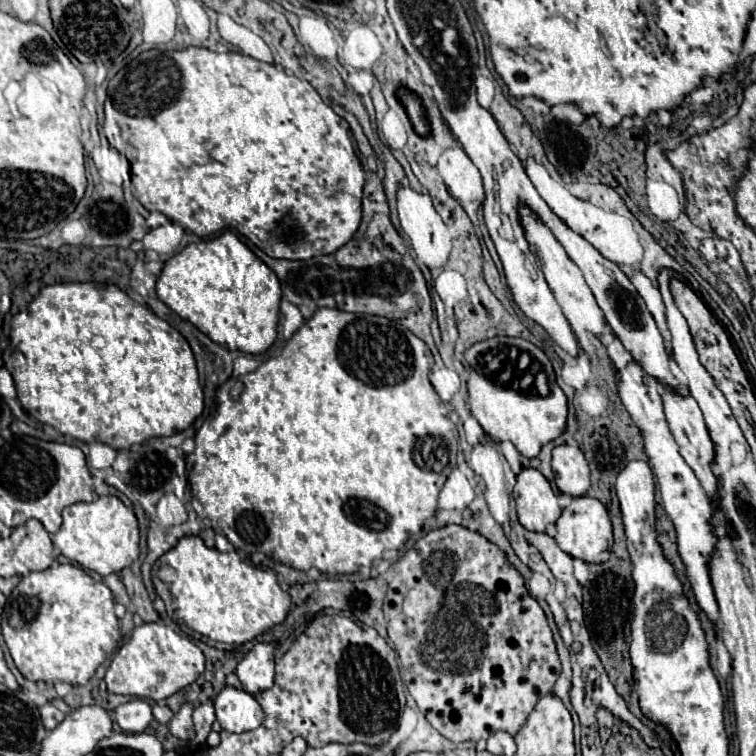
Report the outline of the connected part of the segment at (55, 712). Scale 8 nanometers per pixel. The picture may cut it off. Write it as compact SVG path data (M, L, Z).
M44 705L44 707L40 707L40 717L42 717L44 727L50 731L64 719L64 713L60 709L56 709L54 705Z

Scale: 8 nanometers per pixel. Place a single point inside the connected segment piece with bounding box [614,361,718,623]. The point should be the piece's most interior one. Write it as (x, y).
(684, 499)

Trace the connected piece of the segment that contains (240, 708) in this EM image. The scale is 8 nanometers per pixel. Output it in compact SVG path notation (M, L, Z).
M224 687L216 701L216 719L220 721L222 729L230 733L244 733L252 731L262 725L264 711L260 703L254 699L254 695L246 693L244 689Z

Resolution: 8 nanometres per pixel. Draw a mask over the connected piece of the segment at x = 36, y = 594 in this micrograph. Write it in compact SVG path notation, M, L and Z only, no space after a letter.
M58 563L58 565L52 565L52 567L46 569L46 571L38 571L38 573L30 573L30 575L26 575L26 577L22 577L22 581L14 587L14 591L12 591L12 595L10 595L10 599L8 599L6 607L4 607L4 615L2 615L2 635L4 635L4 641L6 641L8 649L10 649L10 655L12 655L14 663L16 663L18 671L20 671L26 679L30 679L30 681L46 681L46 683L48 683L48 681L52 681L52 683L64 681L64 683L70 683L70 685L86 685L86 683L90 681L90 677L96 673L98 665L104 663L106 655L116 649L118 639L120 639L120 623L118 623L118 617L114 615L114 597L112 597L112 591L110 591L104 583L92 579L92 577L90 577L88 573L84 573L80 567L60 565L60 563Z

